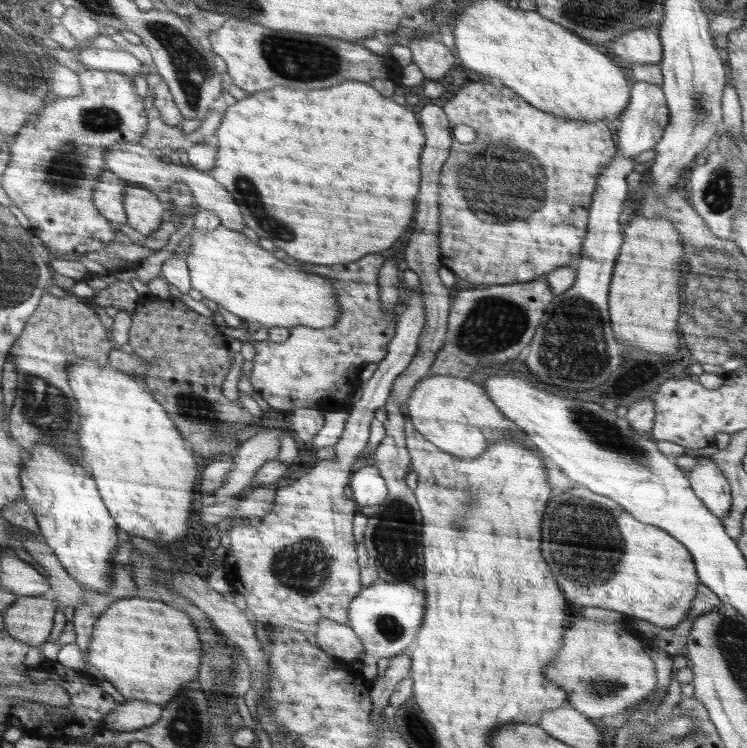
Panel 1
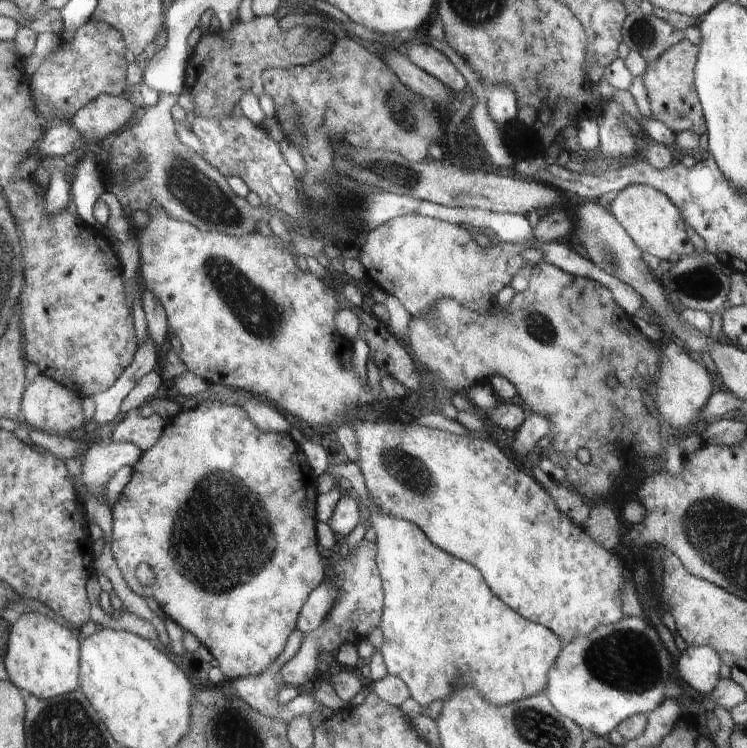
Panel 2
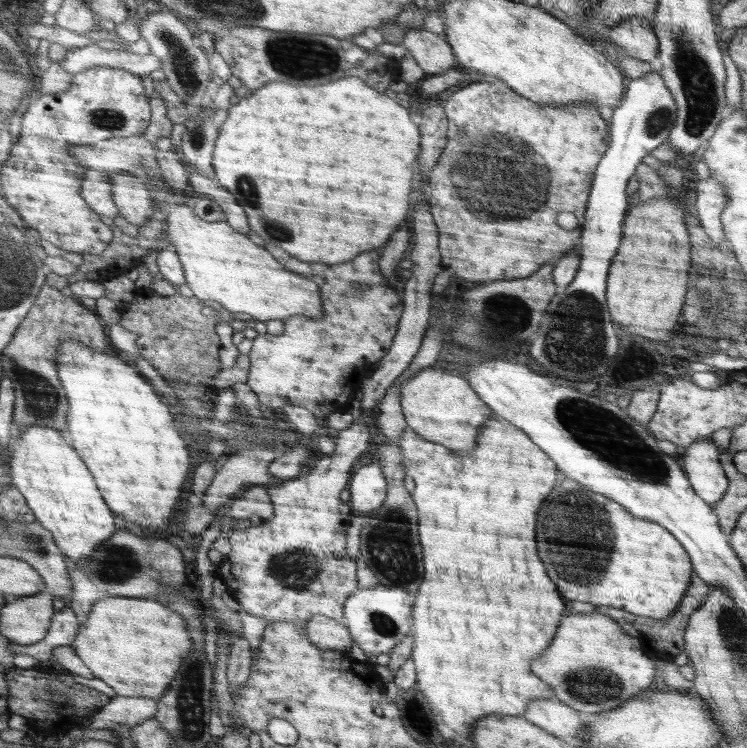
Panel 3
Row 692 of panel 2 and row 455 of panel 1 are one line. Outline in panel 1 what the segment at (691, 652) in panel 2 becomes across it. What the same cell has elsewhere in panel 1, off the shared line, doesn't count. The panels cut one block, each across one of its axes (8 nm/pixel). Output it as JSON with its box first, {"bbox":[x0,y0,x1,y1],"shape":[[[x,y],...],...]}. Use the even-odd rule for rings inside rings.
{"bbox":[688,455,731,520],"shape":[[[698,455],[696,467],[690,469],[688,478],[695,494],[723,520],[730,511],[731,486],[709,455]]]}

